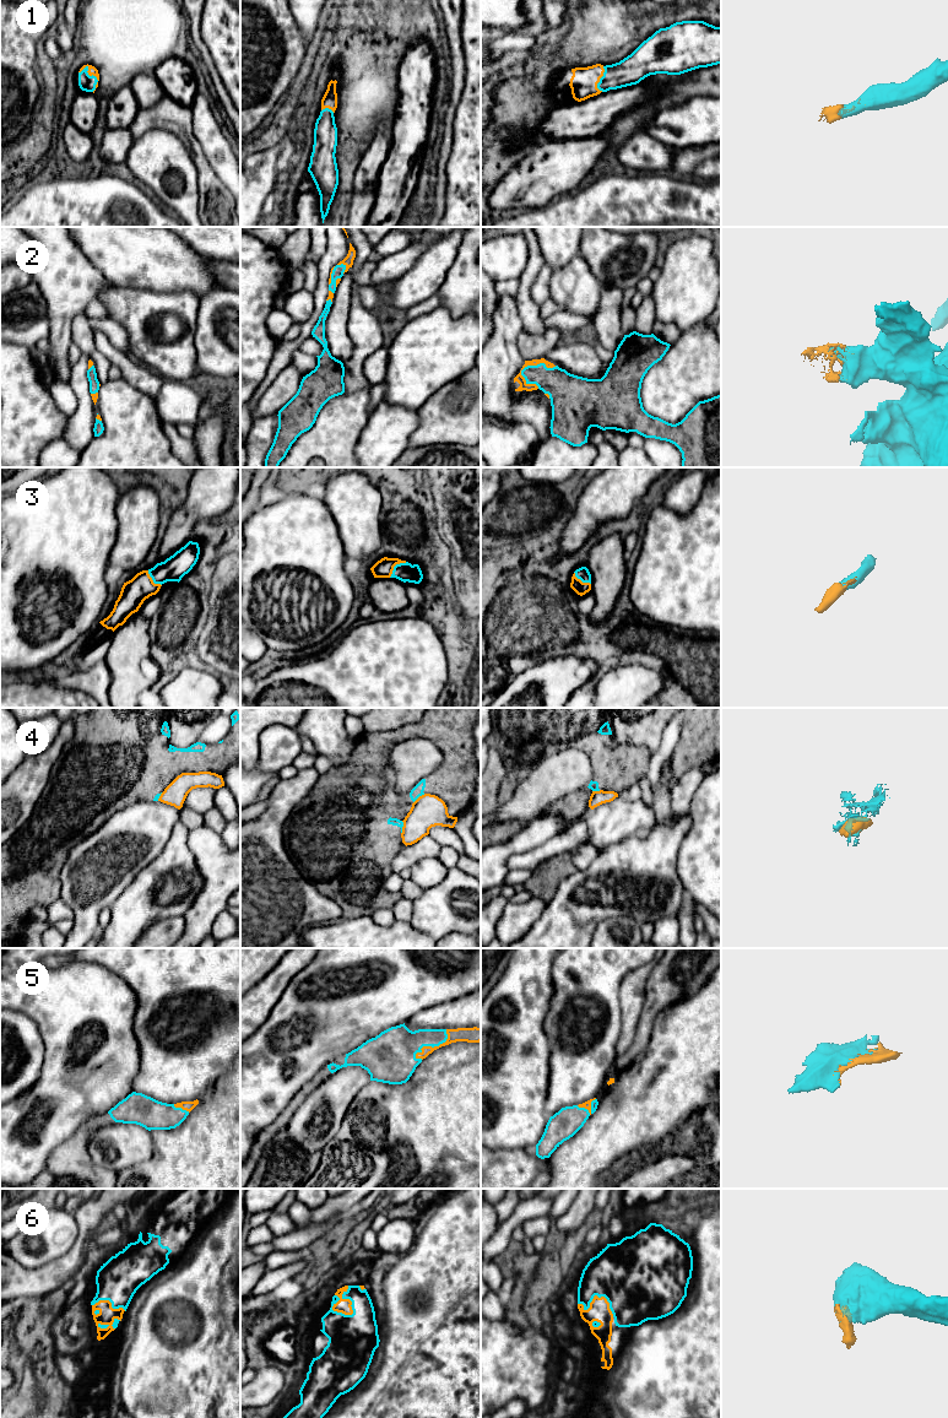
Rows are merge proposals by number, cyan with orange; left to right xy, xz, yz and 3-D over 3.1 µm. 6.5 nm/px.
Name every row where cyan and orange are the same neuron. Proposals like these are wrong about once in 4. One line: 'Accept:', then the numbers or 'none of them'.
Accept: 1, 2, 3, 5, 6

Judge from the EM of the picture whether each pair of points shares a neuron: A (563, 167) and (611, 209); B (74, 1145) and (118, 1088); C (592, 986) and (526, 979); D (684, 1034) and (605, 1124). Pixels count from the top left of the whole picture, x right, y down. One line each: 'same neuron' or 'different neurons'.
A: different neurons
B: different neurons
C: different neurons
D: same neuron

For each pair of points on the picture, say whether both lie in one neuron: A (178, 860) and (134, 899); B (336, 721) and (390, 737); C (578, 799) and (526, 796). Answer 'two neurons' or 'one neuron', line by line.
A: one neuron
B: two neurons
C: two neurons

